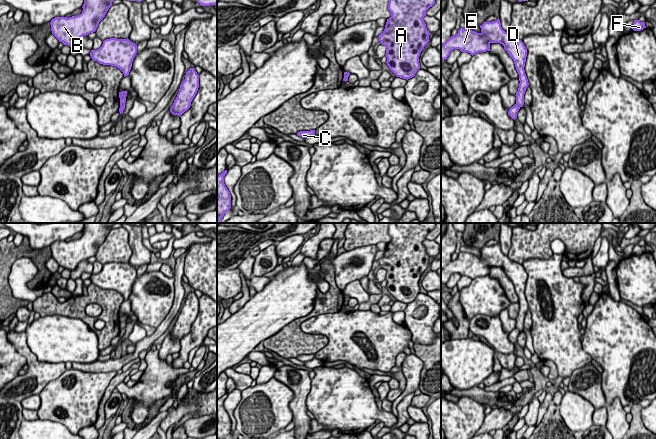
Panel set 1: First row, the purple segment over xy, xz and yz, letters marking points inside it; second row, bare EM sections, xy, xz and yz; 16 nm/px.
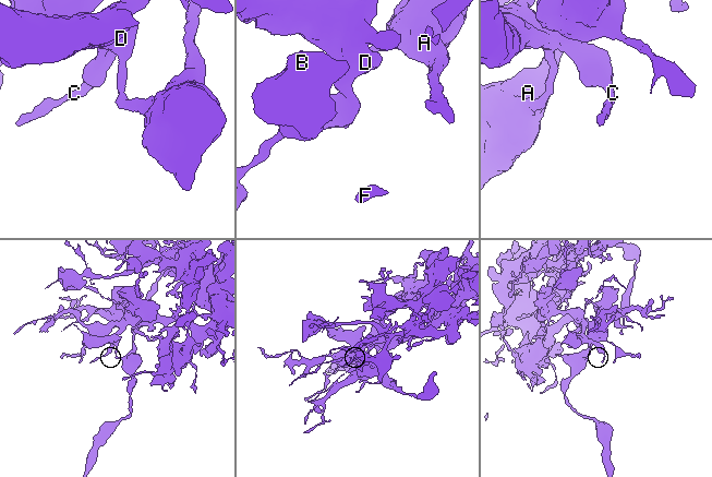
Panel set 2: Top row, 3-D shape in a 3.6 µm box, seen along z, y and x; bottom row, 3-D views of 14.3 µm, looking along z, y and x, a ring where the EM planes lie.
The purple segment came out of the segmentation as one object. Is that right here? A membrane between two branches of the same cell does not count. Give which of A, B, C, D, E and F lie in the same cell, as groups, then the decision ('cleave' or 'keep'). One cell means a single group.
A F / B C D E | cleave

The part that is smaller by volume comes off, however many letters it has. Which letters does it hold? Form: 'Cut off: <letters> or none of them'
Cut off: A, F

